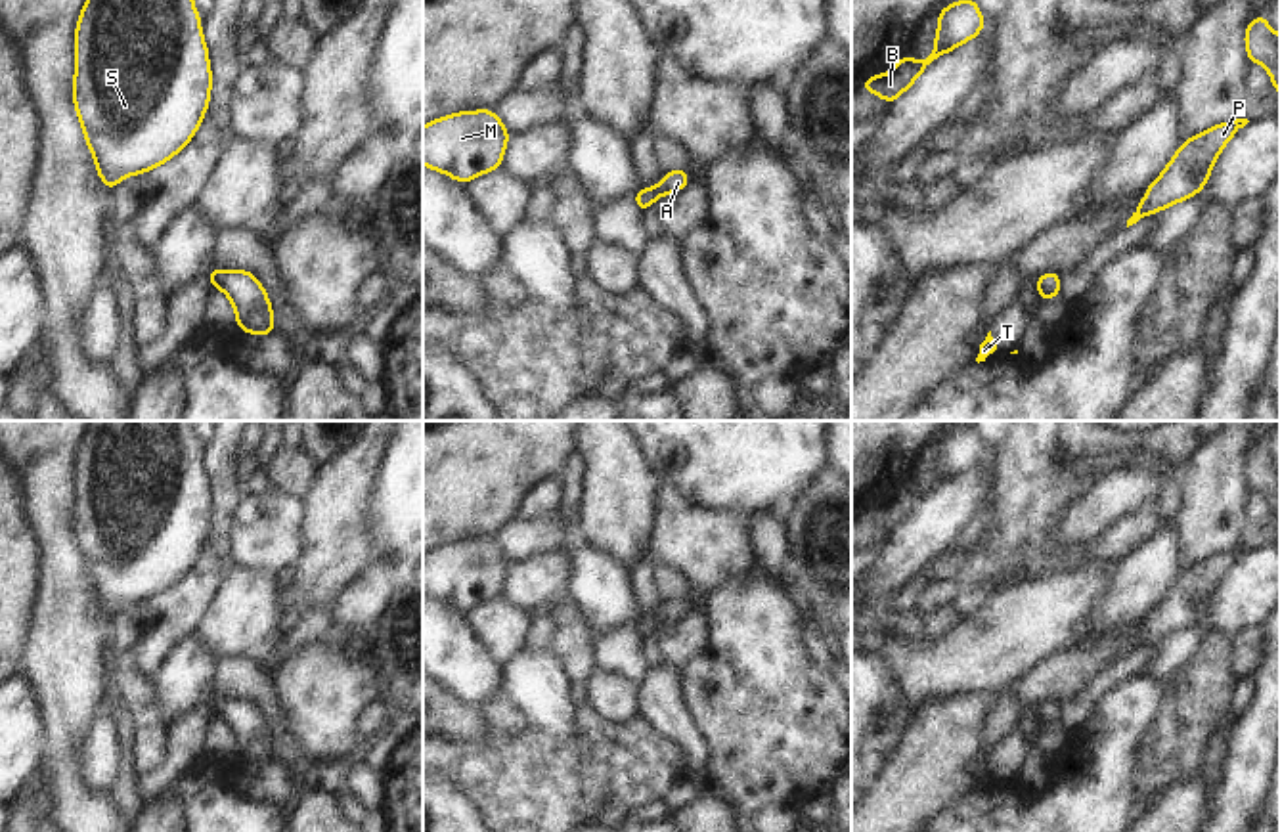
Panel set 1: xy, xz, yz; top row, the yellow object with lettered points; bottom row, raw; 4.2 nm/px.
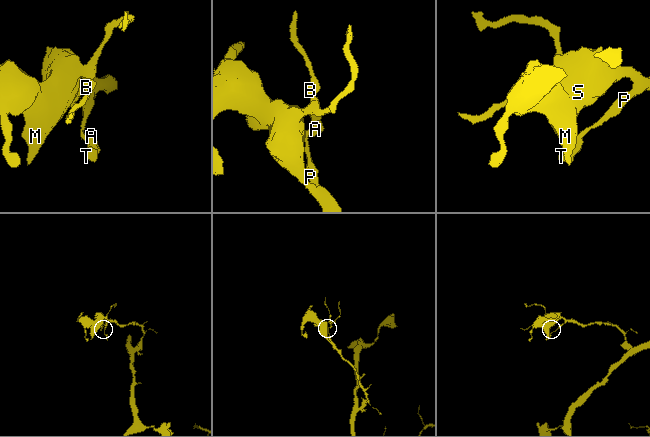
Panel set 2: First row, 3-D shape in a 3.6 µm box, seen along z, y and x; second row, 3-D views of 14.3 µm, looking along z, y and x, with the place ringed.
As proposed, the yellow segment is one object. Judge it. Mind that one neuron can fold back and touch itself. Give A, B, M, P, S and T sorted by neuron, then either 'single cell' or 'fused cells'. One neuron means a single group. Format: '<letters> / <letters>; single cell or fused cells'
A B M P S T; single cell

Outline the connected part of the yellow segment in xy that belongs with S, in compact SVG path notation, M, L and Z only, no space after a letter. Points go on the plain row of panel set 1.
M90 421L75 455L73 534L111 622L122 606L145 602L178 583L199 558L210 532L212 497L193 421Z

